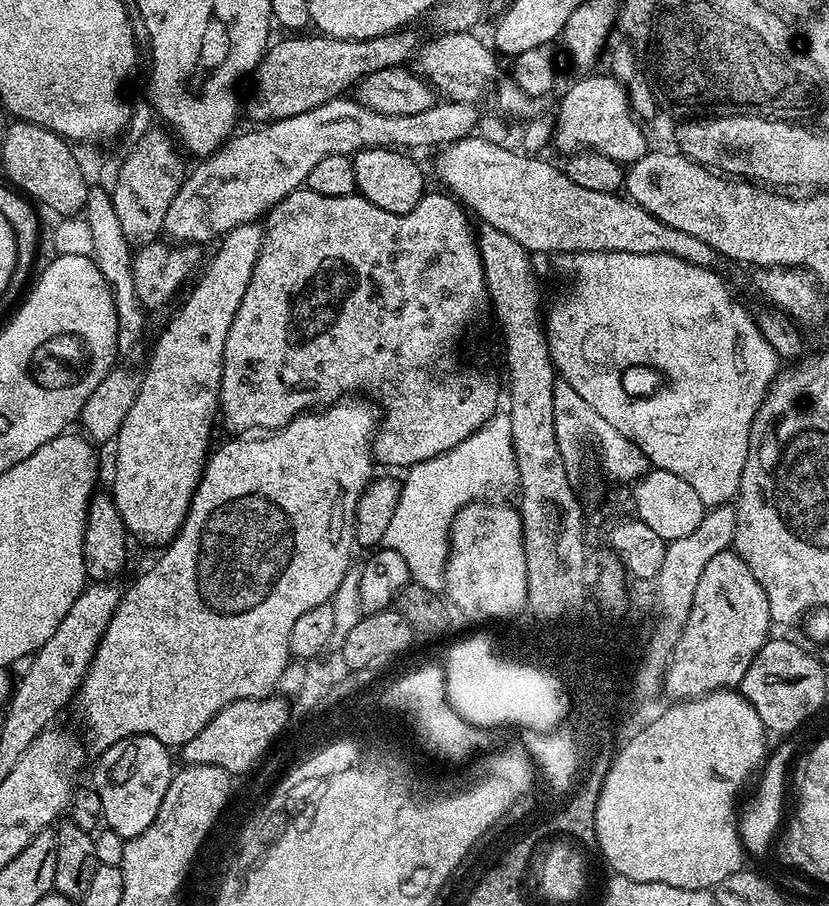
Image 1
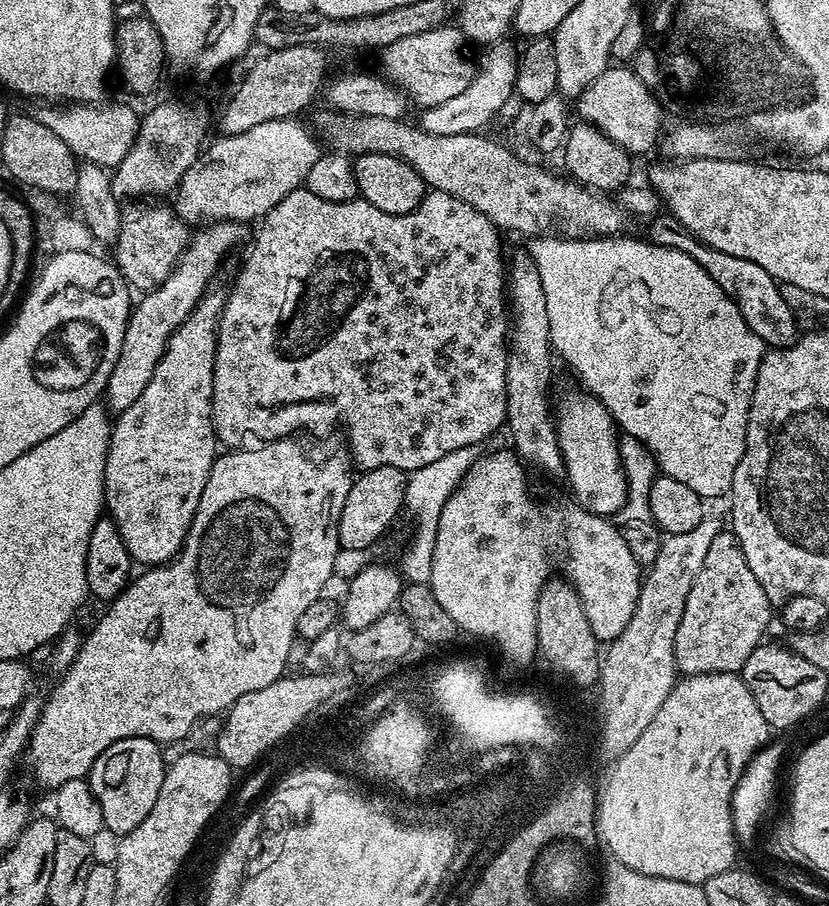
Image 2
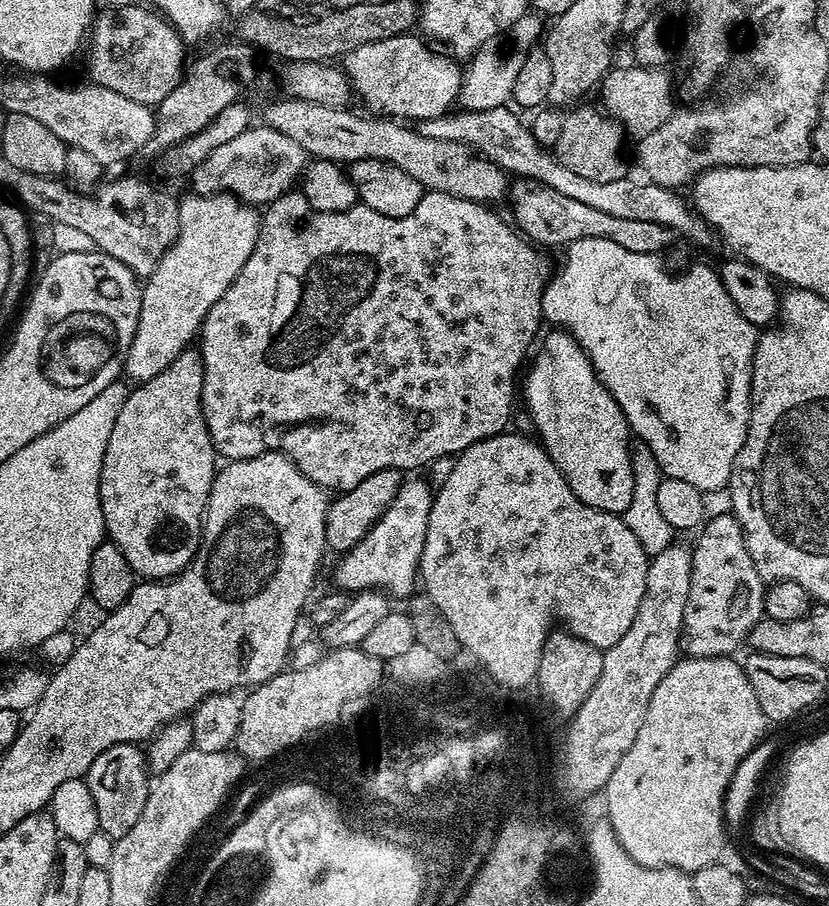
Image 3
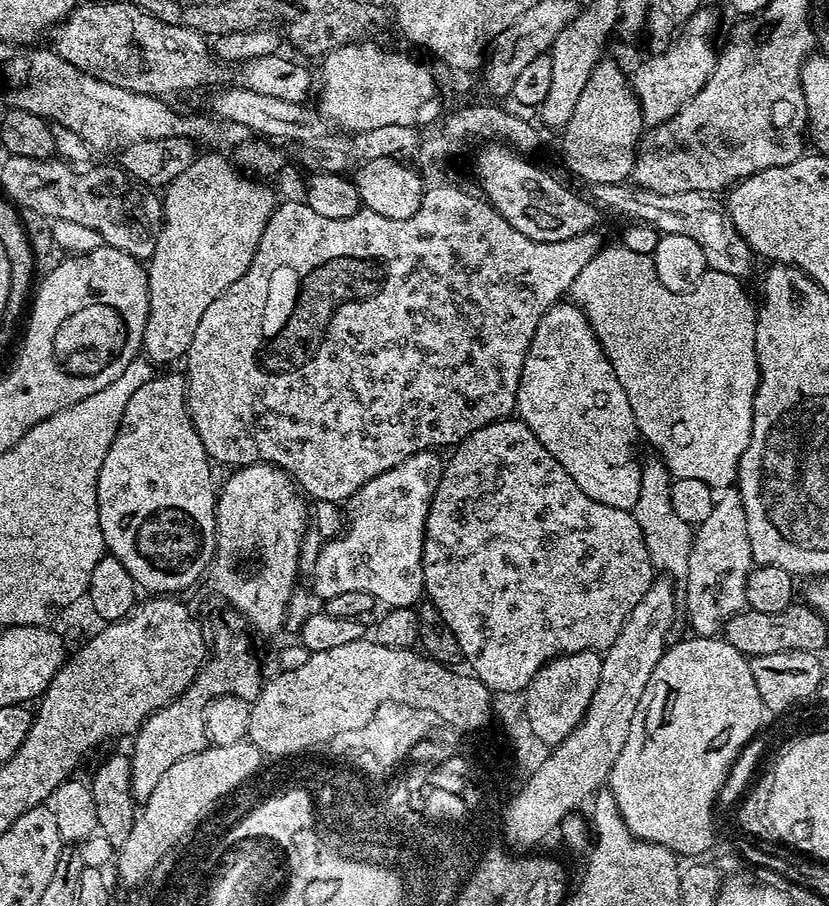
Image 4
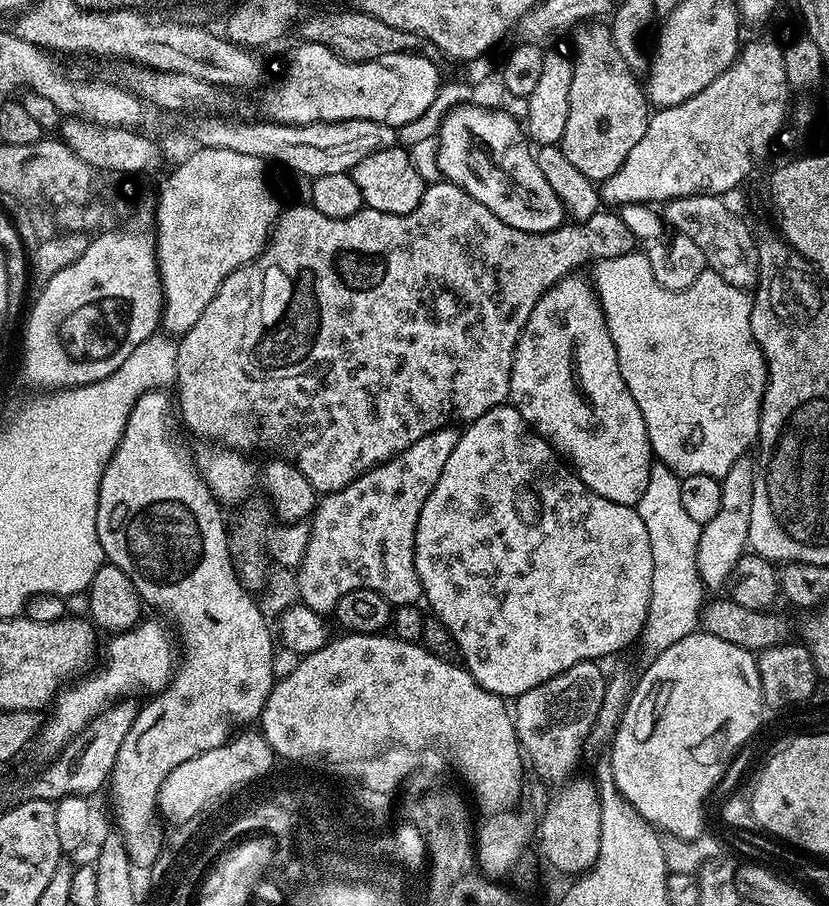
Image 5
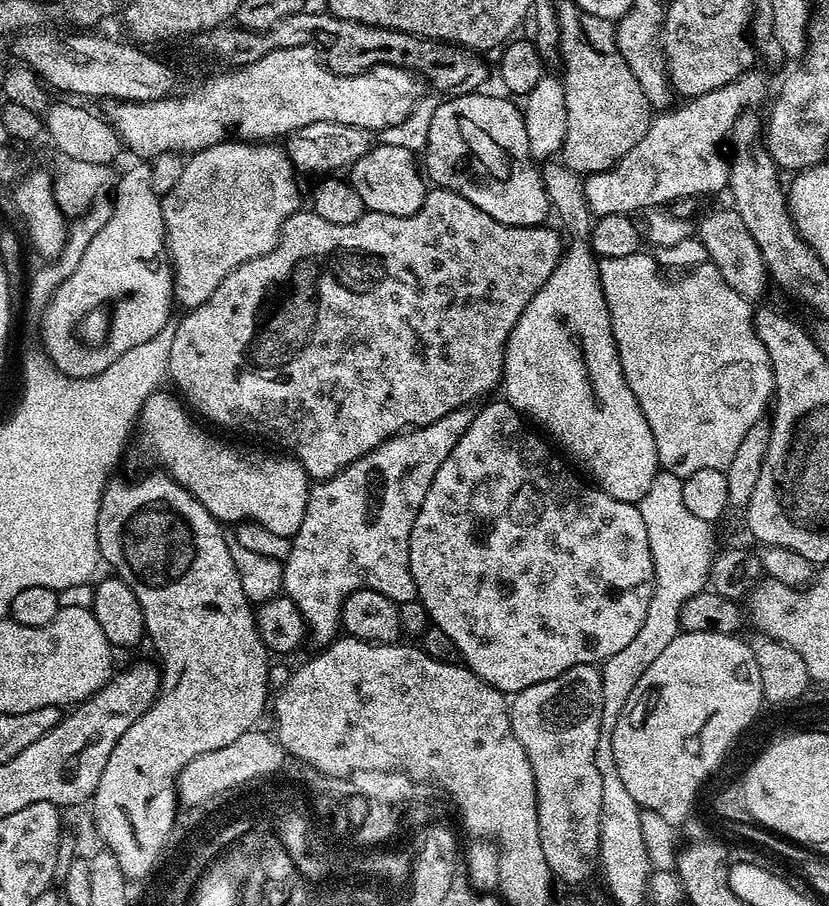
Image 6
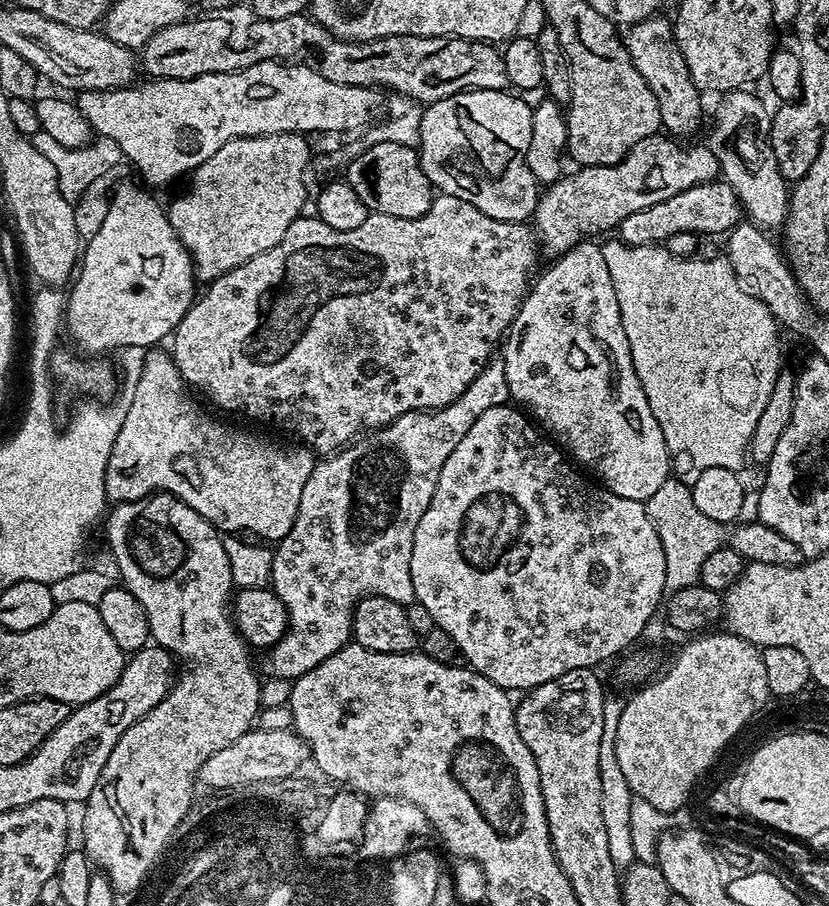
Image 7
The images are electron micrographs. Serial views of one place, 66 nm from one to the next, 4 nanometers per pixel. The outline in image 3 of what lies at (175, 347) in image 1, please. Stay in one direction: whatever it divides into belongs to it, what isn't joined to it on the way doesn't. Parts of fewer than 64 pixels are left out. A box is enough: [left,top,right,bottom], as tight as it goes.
[100,346,218,580]

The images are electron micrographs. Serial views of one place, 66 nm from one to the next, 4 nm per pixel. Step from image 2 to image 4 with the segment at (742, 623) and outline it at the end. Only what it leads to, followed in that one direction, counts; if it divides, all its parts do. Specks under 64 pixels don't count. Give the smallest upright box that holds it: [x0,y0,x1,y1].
[682,490,754,637]

